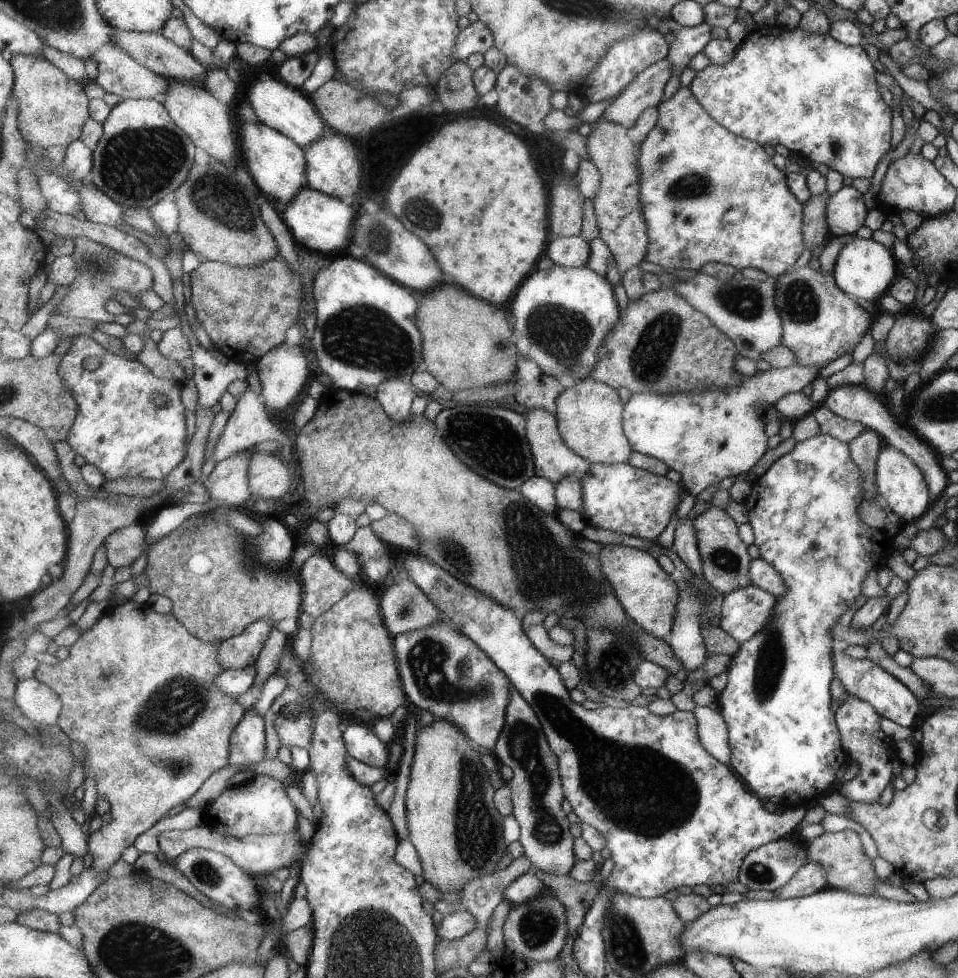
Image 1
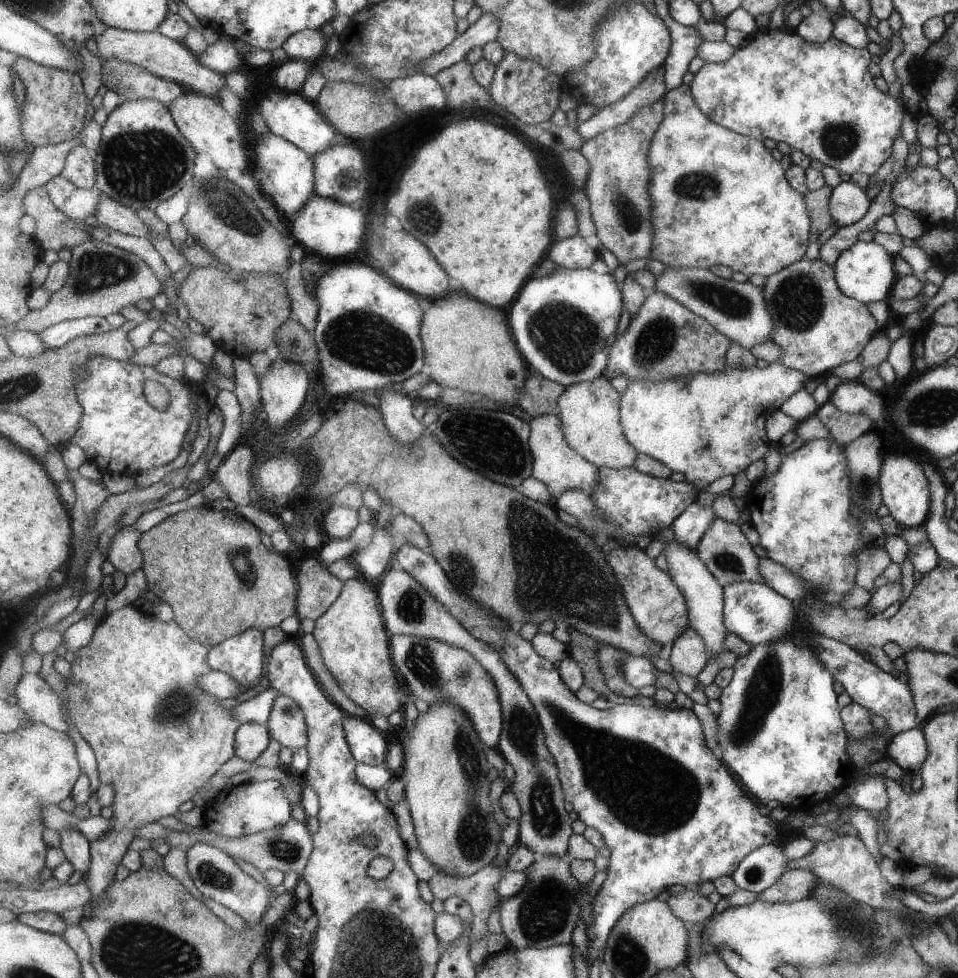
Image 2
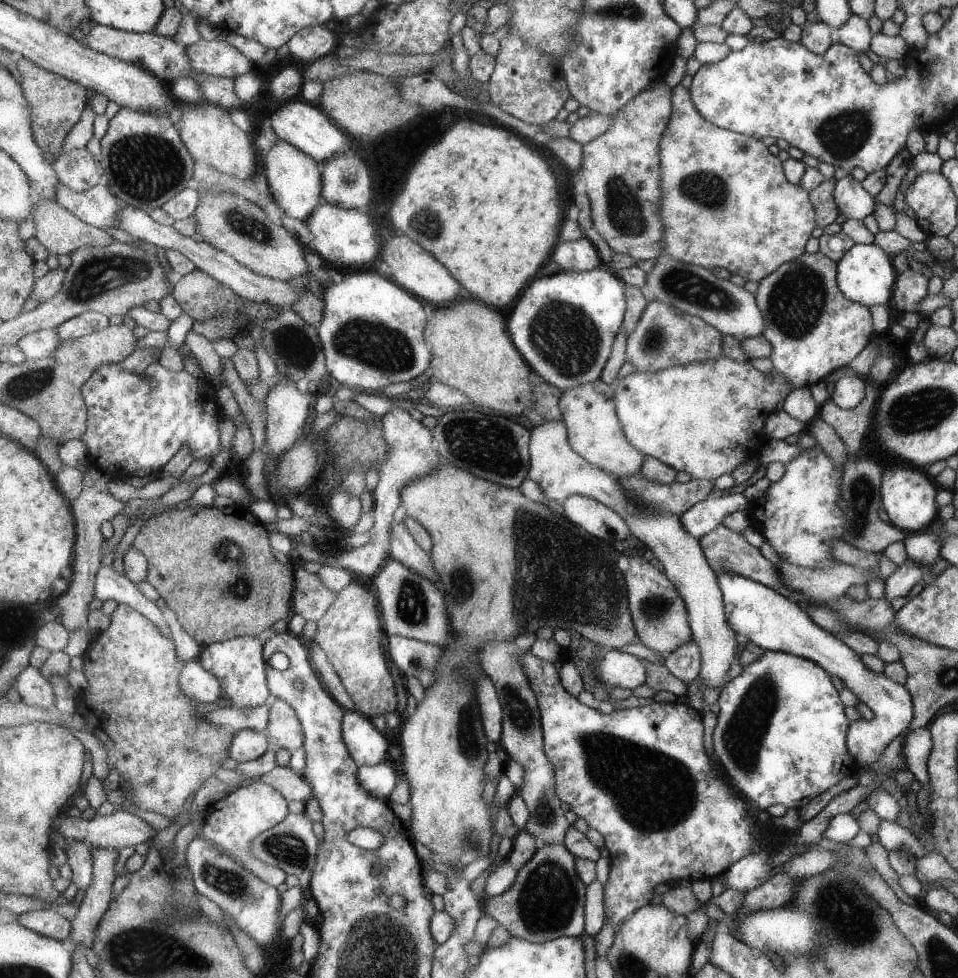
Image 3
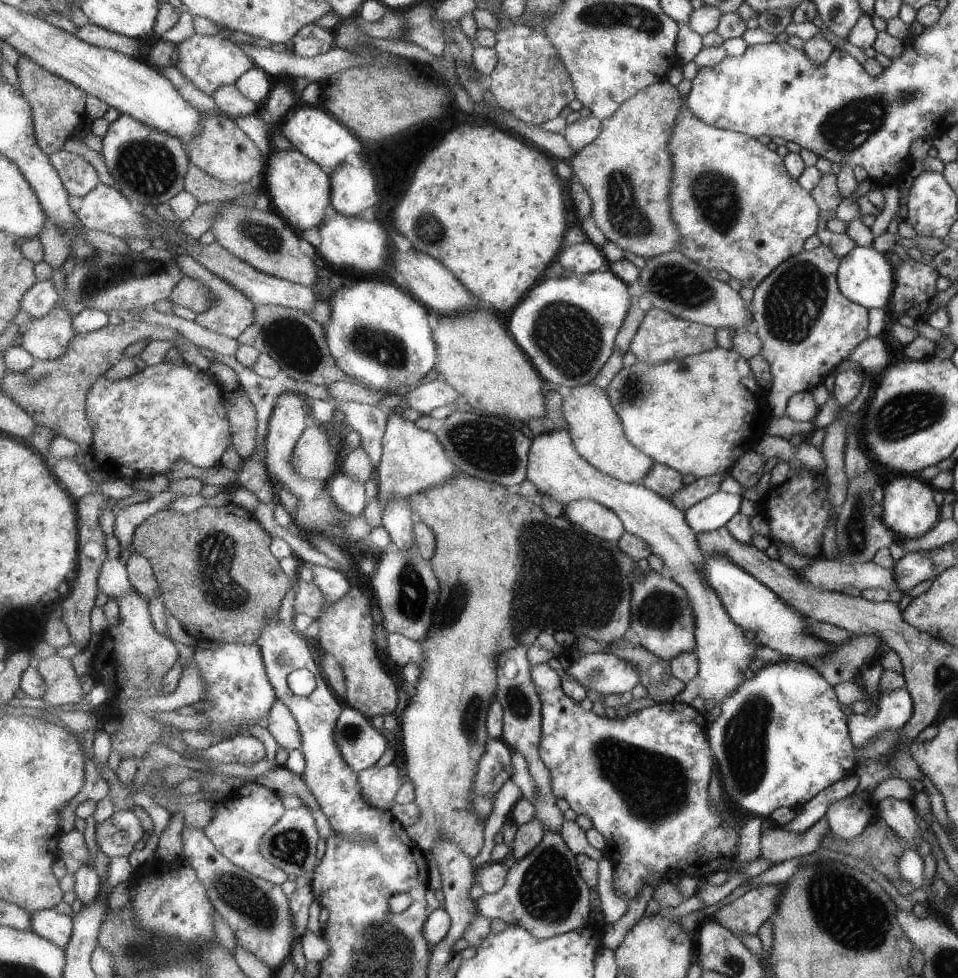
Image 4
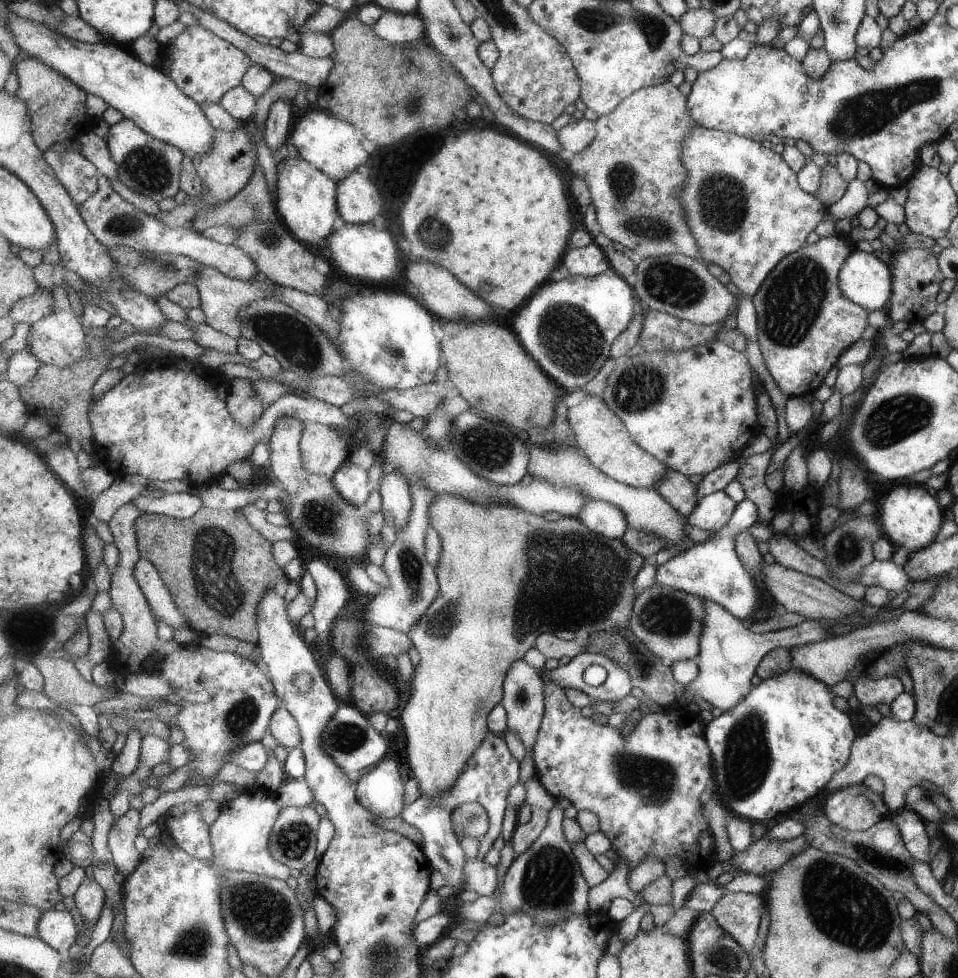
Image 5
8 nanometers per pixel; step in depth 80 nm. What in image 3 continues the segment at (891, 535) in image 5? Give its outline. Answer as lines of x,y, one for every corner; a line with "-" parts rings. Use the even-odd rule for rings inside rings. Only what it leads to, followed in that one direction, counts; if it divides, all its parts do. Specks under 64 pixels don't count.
889,468
883,470
880,482
880,504
883,505
884,511
889,518
889,524
904,530
909,534
916,534
917,530
926,530
931,522
935,522
935,488
931,484
931,480
915,470
915,468

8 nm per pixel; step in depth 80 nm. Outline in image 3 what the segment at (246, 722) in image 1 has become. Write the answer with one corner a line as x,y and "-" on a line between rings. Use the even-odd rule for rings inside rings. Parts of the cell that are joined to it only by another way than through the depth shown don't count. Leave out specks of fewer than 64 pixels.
241,729
234,736
229,754
237,763
247,762
263,756
269,747
271,744
266,732

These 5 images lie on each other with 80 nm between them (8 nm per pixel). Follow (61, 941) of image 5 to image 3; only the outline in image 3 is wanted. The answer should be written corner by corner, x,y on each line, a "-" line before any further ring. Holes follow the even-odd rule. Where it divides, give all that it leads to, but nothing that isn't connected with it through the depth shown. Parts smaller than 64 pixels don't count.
42,909
21,915
18,922
42,935
64,941
72,934
72,922
59,915
55,909

